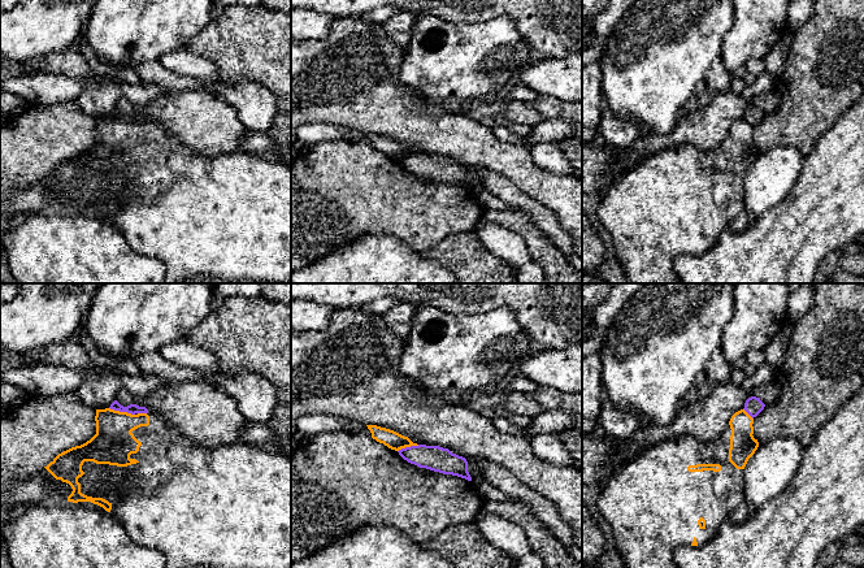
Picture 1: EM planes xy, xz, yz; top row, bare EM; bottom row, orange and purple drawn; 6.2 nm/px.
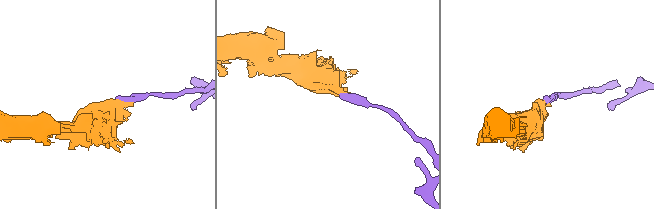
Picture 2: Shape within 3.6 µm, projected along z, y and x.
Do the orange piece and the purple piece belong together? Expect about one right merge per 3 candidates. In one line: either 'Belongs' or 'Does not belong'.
Does not belong

